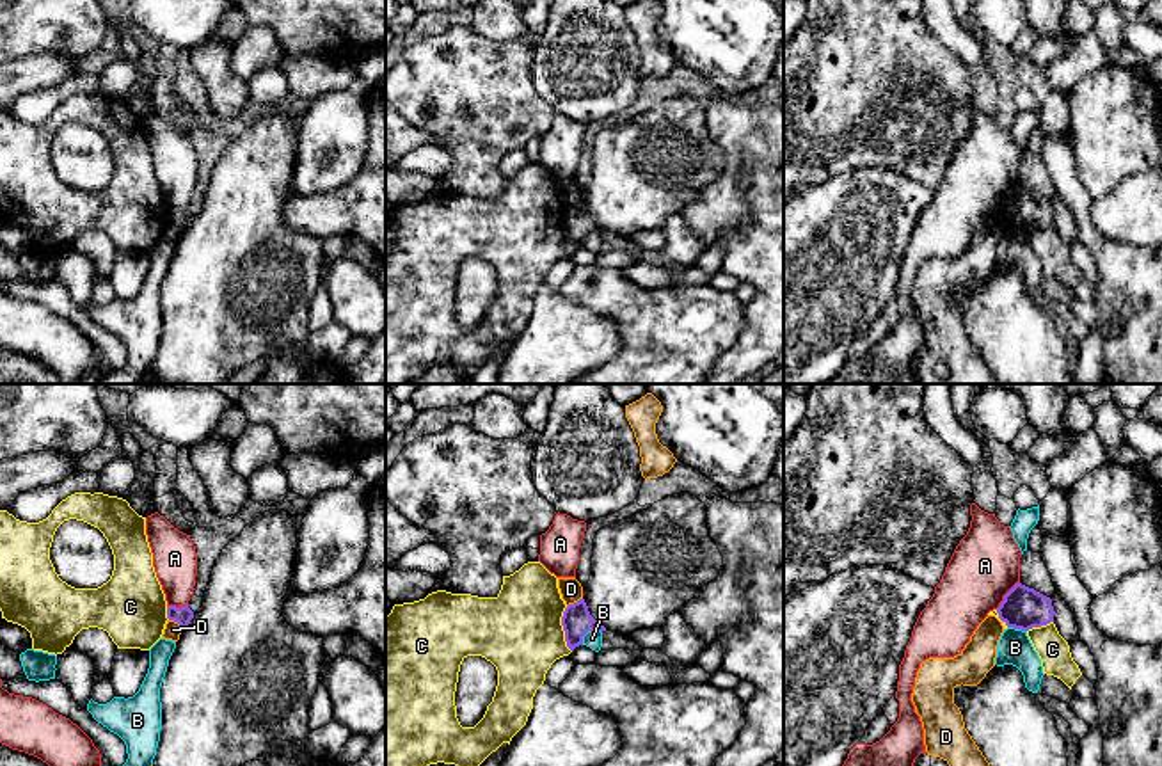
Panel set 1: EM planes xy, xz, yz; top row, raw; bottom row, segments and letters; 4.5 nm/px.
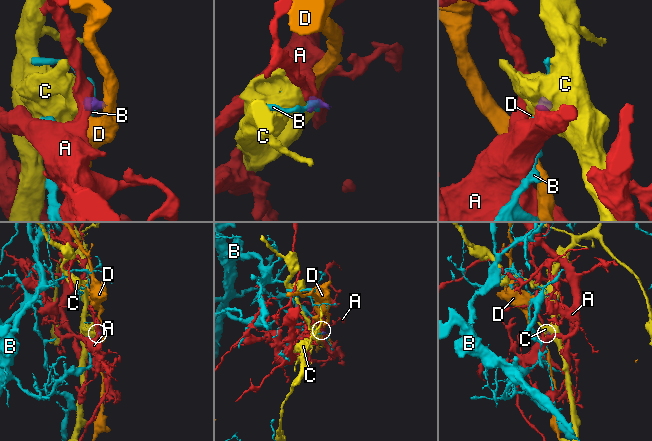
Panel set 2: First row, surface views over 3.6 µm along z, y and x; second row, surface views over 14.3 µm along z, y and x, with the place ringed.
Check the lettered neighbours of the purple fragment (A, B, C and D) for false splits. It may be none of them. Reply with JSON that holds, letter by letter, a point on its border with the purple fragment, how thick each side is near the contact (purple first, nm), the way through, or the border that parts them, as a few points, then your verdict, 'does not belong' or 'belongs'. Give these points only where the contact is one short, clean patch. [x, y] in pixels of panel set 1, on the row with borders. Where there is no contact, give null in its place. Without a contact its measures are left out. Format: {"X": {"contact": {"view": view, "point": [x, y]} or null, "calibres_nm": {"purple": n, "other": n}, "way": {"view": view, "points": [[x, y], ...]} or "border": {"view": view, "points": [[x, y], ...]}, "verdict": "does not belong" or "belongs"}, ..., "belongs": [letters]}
{"A": {"contact": {"view": "yz", "point": [1006, 594]}, "calibres_nm": {"purple": 190, "other": 320}, "border": {"view": "yz", "points": [[1018, 580], [995, 608]]}, "verdict": "does not belong"}, "B": {"contact": {"view": "xz", "point": [588, 630]}, "calibres_nm": {"purple": 140, "other": 80}, "border": {"view": "xz", "points": [[601, 631], [588, 631], [581, 644]]}, "verdict": "does not belong"}, "C": {"contact": {"view": "xz", "point": [564, 630]}, "calibres_nm": {"purple": 140, "other": 380}, "border": {"view": "xz", "points": [[565, 606], [562, 630], [565, 646], [571, 651]]}, "verdict": "does not belong"}, "D": {"contact": {"view": "xz", "point": [574, 603]}, "calibres_nm": {"purple": 140, "other": 100}, "border": {"view": "xz", "points": [[581, 598], [567, 606]]}, "verdict": "does not belong"}, "belongs": []}

